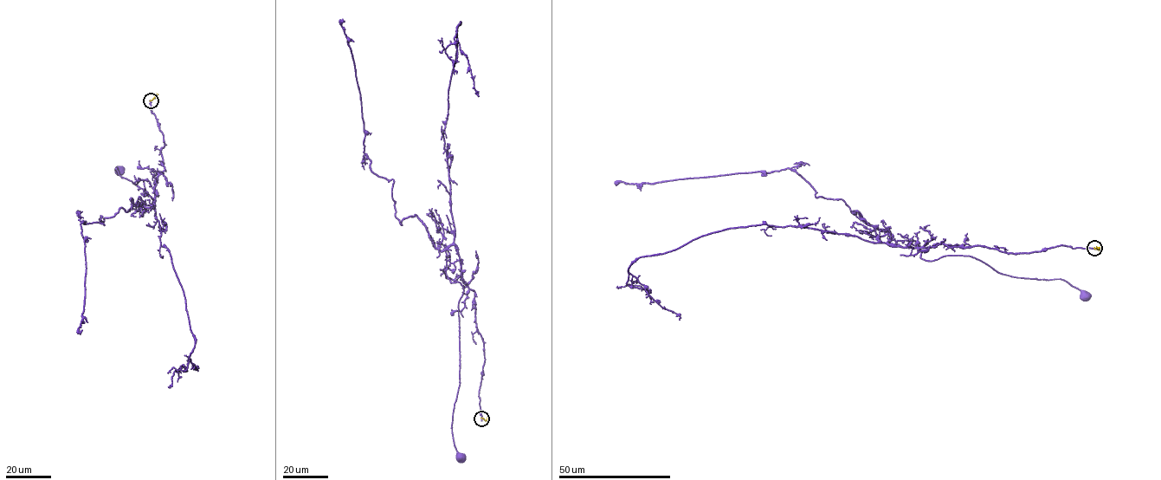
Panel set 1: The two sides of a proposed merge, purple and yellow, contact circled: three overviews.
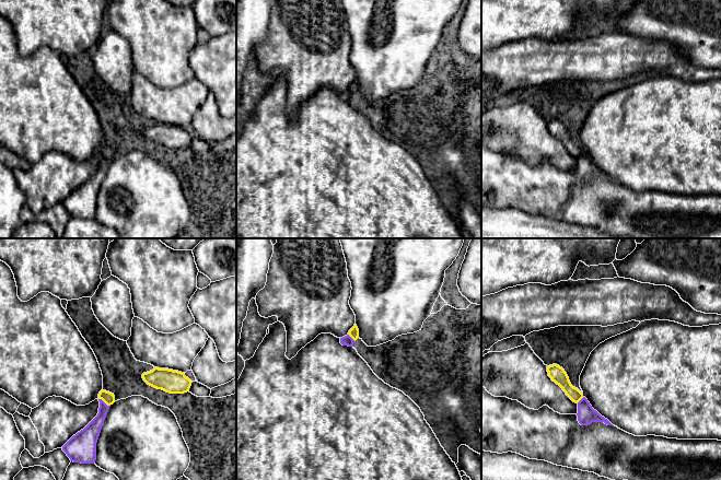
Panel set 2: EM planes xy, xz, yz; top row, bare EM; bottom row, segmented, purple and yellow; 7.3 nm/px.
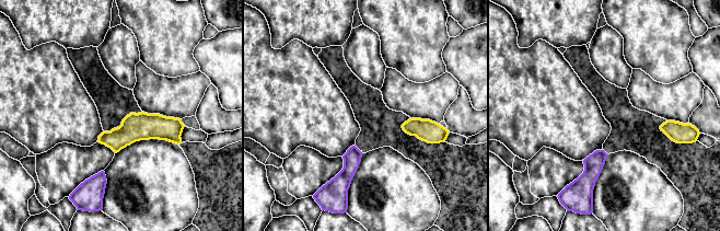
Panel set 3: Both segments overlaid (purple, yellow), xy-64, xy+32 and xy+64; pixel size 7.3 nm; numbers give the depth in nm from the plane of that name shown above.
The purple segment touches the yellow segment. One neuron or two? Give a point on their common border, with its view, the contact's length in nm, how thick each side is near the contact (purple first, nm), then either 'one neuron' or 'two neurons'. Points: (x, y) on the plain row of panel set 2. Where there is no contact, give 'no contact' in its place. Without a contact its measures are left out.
contact xy (103, 156); length 100 nm; calibres 120 and 90 nm; two neurons

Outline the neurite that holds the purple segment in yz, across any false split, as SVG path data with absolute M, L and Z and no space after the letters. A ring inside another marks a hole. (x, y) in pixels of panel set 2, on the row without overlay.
M585 152L578 157L578 176L581 180L589 180L592 177L604 177L607 180L613 180L607 174L602 172L592 163Z

